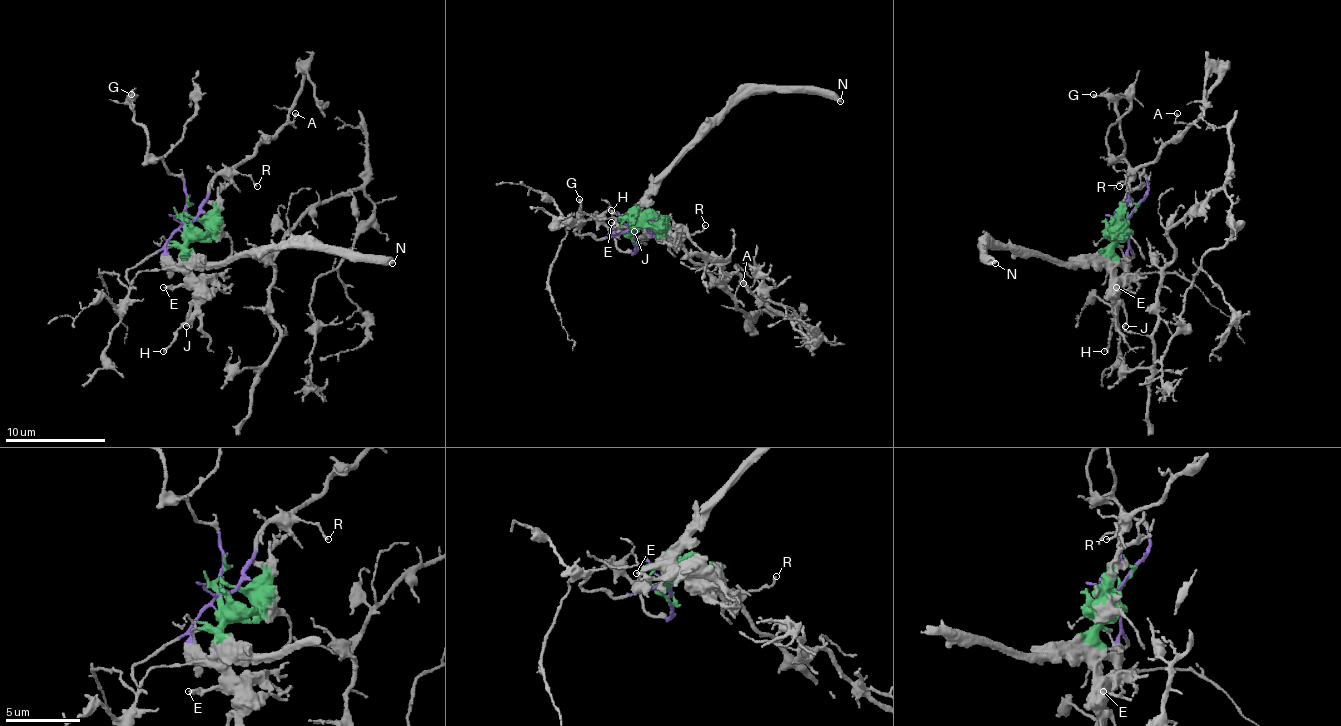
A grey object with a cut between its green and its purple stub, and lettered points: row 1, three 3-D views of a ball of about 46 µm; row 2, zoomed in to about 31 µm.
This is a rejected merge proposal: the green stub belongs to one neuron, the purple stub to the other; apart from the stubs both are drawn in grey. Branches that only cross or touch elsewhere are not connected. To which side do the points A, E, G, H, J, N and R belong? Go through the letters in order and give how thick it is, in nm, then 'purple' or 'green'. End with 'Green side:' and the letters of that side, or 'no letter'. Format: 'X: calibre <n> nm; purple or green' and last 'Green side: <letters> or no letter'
A: calibre 130 nm; purple
E: calibre 240 nm; green
G: calibre 200 nm; purple
H: calibre 200 nm; green
J: calibre 170 nm; green
N: calibre 400 nm; green
R: calibre 120 nm; purple
Green side: E, H, J, N

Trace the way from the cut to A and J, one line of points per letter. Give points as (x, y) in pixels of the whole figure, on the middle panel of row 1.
A: (633, 233), (646, 223), (653, 233), (663, 233), (681, 246), (733, 293), (743, 283)
J: (633, 233), (633, 221), (641, 221), (643, 226), (633, 231)

